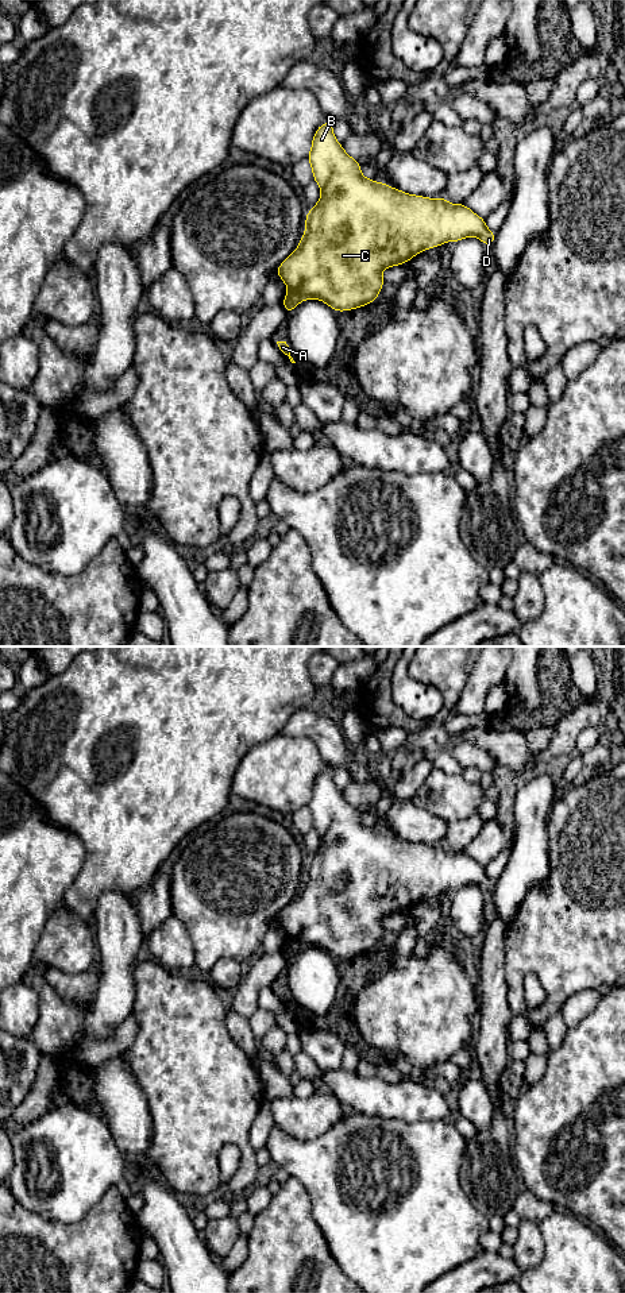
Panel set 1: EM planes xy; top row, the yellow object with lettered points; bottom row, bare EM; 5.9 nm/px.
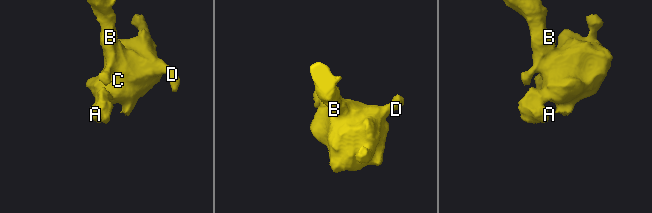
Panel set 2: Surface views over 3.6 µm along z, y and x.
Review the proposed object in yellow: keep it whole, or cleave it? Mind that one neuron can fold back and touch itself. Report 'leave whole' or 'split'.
split

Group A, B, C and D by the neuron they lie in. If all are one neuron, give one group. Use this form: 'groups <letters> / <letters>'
groups A / B C D

